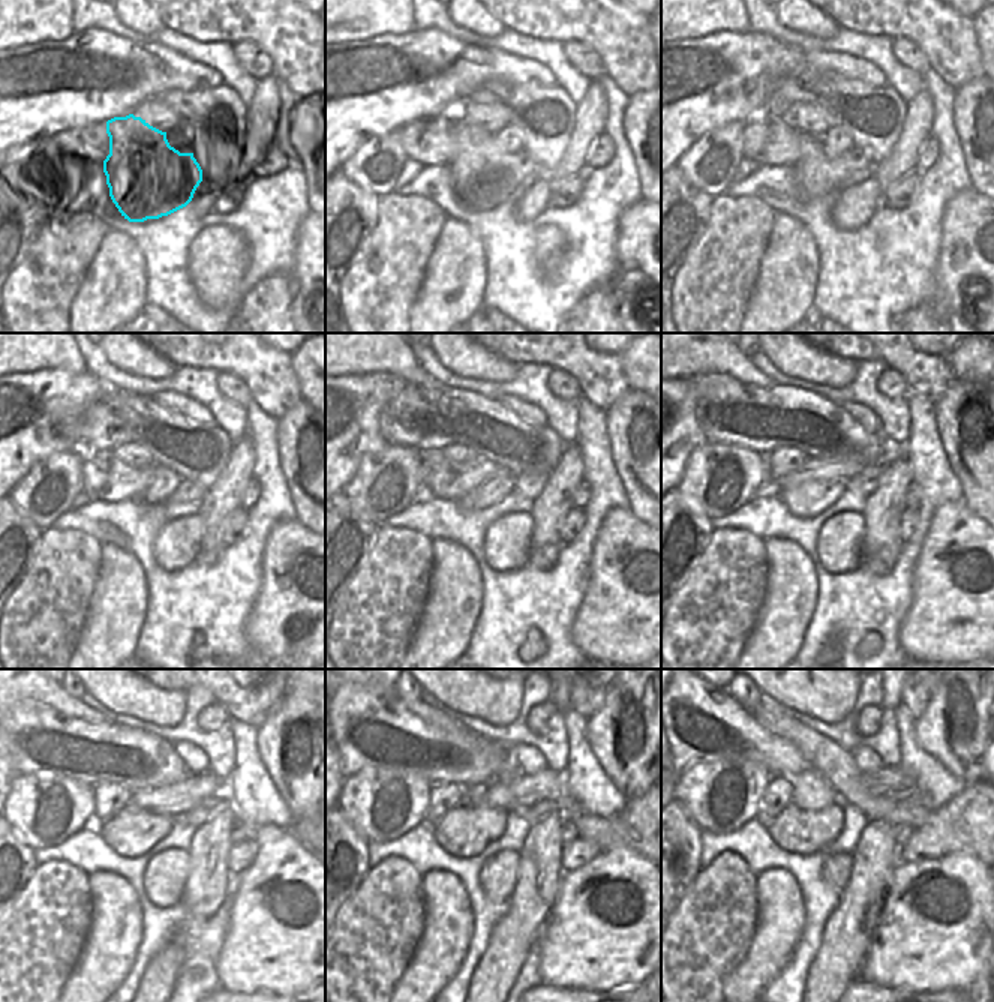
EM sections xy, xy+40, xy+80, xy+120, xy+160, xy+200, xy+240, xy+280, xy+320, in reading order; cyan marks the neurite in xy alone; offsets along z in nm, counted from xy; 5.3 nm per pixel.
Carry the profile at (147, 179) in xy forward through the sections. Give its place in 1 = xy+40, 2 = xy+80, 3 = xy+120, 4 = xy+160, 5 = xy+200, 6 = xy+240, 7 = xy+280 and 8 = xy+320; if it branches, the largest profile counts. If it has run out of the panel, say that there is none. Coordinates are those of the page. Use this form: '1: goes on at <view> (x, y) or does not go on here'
1: goes on at xy+40 (483, 177)
2: goes on at xy+80 (819, 176)
3: goes on at xy+120 (188, 491)
4: goes on at xy+160 (529, 486)
5: goes on at xy+200 (868, 479)
6: goes on at xy+240 (207, 809)
7: goes on at xy+280 (540, 810)
8: goes on at xy+320 (912, 795)

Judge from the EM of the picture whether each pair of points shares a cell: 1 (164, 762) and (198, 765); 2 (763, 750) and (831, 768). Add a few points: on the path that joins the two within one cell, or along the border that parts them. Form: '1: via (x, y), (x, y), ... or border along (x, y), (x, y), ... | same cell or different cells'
1: border along (171, 744), (191, 773) | different cells
2: border along (784, 738), (811, 767) | different cells

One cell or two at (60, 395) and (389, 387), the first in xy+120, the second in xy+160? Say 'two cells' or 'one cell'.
one cell

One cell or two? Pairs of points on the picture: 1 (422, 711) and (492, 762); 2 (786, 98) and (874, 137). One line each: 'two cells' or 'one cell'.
1: two cells
2: one cell

